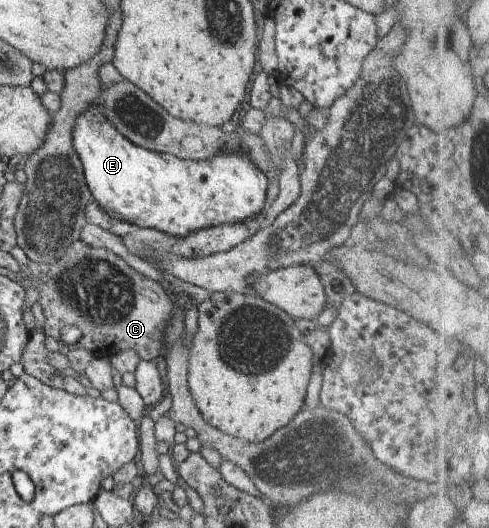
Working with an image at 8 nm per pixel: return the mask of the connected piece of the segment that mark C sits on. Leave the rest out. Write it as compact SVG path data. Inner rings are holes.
M76 240L68 246L66 254L54 262L31 261L30 264L26 264L22 267L22 271L17 272L17 282L24 287L30 282L36 284L38 302L42 305L44 316L47 318L44 326L46 337L50 336L58 340L60 330L68 324L70 326L74 324L74 328L80 328L82 332L80 344L94 344L94 348L98 348L97 355L103 354L108 348L120 351L134 350L141 361L150 362L164 353L162 339L176 312L176 305L172 304L168 298L169 294L158 282L140 275L122 258L106 248L92 248L82 240Z

